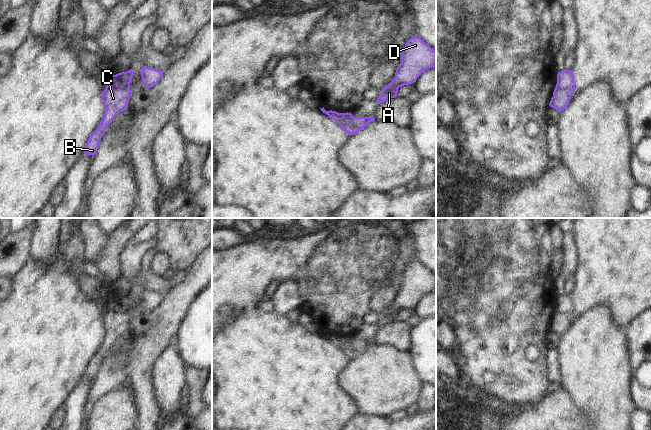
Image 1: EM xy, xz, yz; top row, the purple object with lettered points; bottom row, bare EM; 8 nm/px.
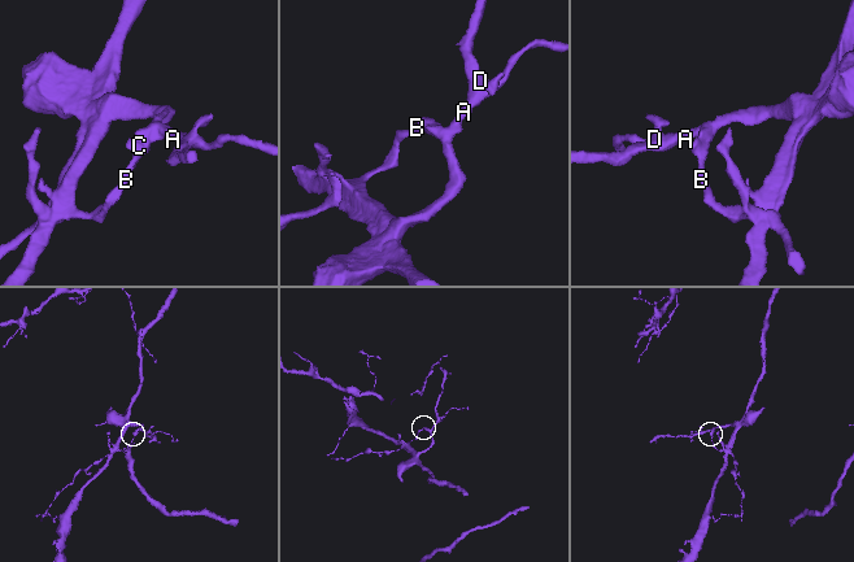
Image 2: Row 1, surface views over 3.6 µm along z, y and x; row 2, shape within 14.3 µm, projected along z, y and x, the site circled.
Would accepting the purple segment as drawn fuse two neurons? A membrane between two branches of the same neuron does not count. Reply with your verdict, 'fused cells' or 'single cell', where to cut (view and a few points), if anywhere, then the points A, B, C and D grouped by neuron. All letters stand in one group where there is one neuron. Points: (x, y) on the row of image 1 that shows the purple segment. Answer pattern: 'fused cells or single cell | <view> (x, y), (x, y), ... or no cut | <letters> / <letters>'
fused cells | xy (107, 84), (113, 87), (128, 89) | A D / B C

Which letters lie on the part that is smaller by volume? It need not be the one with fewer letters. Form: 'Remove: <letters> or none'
Remove: A, D

